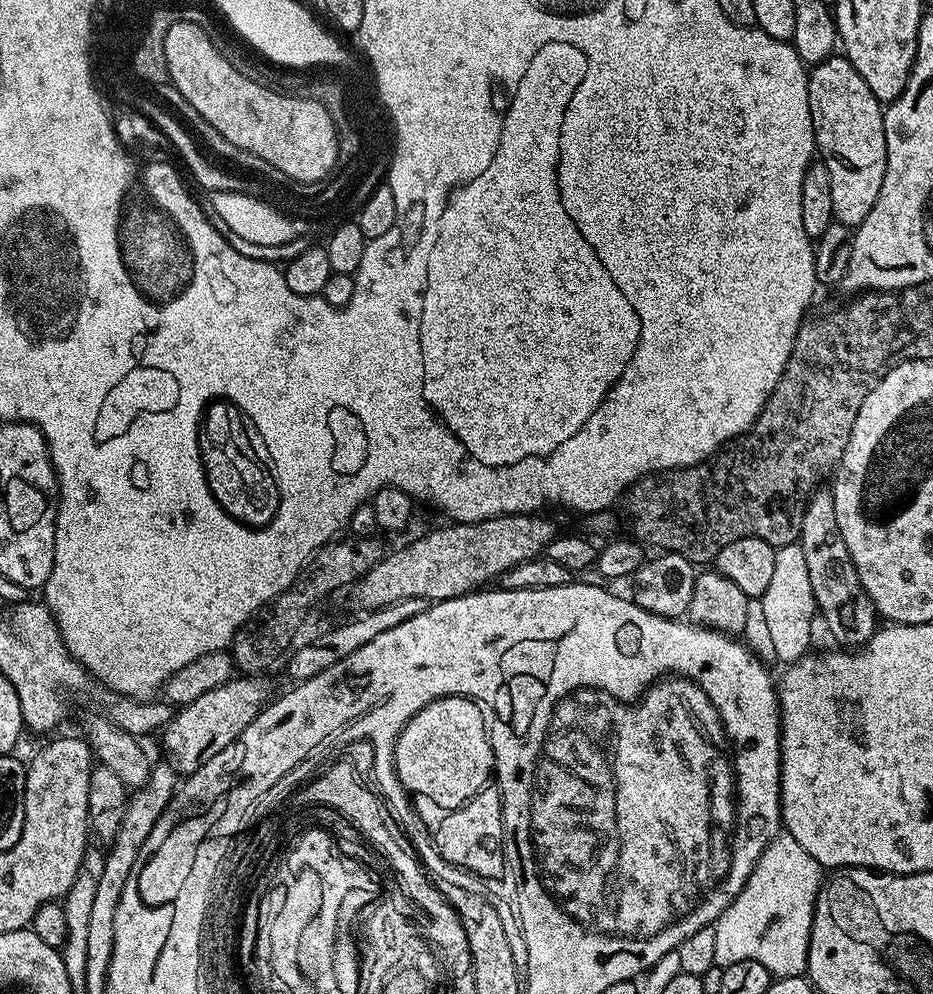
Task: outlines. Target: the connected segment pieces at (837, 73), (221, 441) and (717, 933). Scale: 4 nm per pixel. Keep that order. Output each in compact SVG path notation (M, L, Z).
M834 54L809 71L808 93L816 151L819 159L824 161L826 170L830 170L830 198L834 198L834 217L841 224L858 225L866 214L870 214L886 174L882 102L843 54Z
M213 402L208 405L202 427L198 432L198 455L203 479L207 480L214 498L220 503L223 511L230 513L240 523L254 528L263 528L265 524L271 524L280 505L280 492L276 489L274 469L264 447L264 441L260 439L257 425L245 416L240 407L227 402Z
M781 831L762 850L746 886L724 908L714 925L714 962L726 969L734 962L762 962L773 977L804 976L808 970L808 947L814 922L814 906L820 893L820 863L789 832Z

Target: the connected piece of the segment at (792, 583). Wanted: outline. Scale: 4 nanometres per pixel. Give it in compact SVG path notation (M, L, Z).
M798 542L776 549L773 575L760 600L776 660L786 666L796 663L811 649L812 622L816 620L817 611L810 587L810 574L807 573L806 556Z

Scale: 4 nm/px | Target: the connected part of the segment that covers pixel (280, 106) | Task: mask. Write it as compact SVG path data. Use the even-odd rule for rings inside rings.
M180 21L176 25L170 26L170 30L166 30L166 62L168 63L168 74L171 84L181 92L186 102L193 108L197 117L204 119L222 139L228 144L233 144L236 148L241 148L244 152L249 152L252 156L257 156L258 159L264 160L263 163L267 166L278 166L282 170L282 174L286 174L290 178L298 179L304 176L304 180L312 180L312 176L324 176L332 168L336 168L336 159L338 158L338 140L336 136L335 124L331 120L327 110L319 105L316 101L308 101L306 98L298 98L288 95L287 91L280 90L276 92L275 87L267 88L266 86L258 85L252 82L240 72L239 67L235 63L228 61L229 57L223 52L219 52L214 48L214 42L207 34L202 34L200 27L190 22Z

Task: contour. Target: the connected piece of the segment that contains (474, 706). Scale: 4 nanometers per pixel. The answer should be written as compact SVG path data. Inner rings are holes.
M443 696L441 700L430 702L422 710L418 710L418 714L414 714L414 718L410 718L410 722L404 725L400 731L400 736L394 745L396 750L396 777L402 782L402 786L409 794L412 806L417 814L422 818L424 825L428 827L428 833L432 835L432 841L436 843L436 848L442 854L442 858L446 858L446 862L450 862L455 868L465 868L467 872L474 872L481 878L489 878L488 876L505 875L506 861L504 859L504 827L502 826L502 806L500 805L500 786L496 782L496 763L494 762L494 754L492 753L492 741L490 739L490 728L484 724L485 709L481 707L477 701L467 696Z

